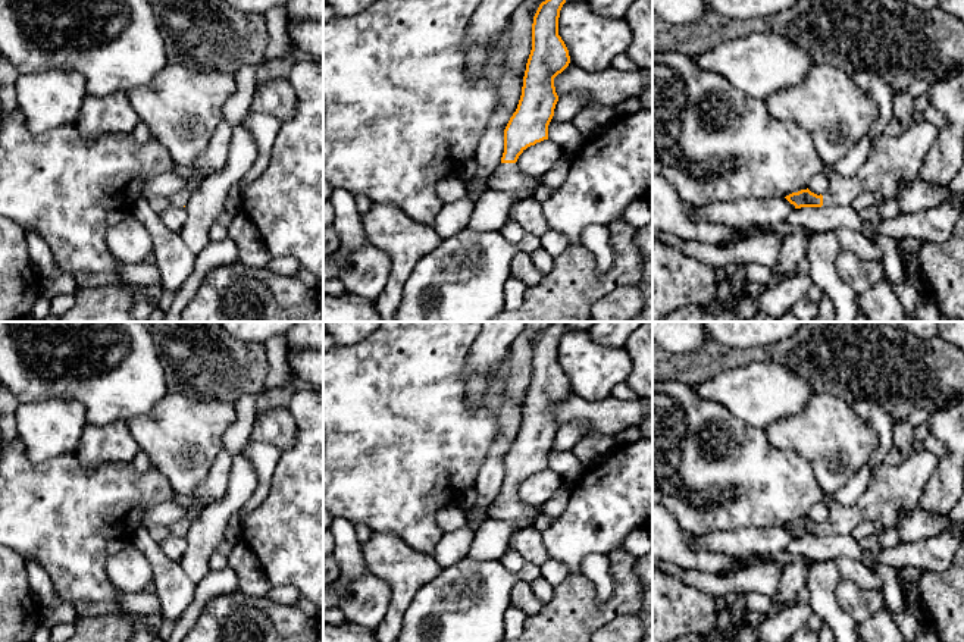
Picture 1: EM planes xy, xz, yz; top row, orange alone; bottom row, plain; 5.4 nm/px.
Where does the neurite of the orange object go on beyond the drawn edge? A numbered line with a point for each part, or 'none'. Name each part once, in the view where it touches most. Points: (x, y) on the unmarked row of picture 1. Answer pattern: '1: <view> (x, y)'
1: xz (506, 507)

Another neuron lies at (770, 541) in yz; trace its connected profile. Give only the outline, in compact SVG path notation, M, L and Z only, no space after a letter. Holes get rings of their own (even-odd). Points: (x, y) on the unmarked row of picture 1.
M785 526L764 529L738 529L732 532L717 530L704 535L691 535L689 547L707 549L724 555L745 557L777 557L796 539Z

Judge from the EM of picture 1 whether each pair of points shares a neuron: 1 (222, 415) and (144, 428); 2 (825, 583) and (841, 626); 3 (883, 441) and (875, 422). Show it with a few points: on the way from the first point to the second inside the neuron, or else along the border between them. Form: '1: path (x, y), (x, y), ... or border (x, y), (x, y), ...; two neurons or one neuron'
1: path (203, 423), (196, 428), (163, 428); one neuron
2: path (825, 594), (825, 604), (833, 616); one neuron
3: path (883, 437), (883, 431), (879, 426); one neuron

